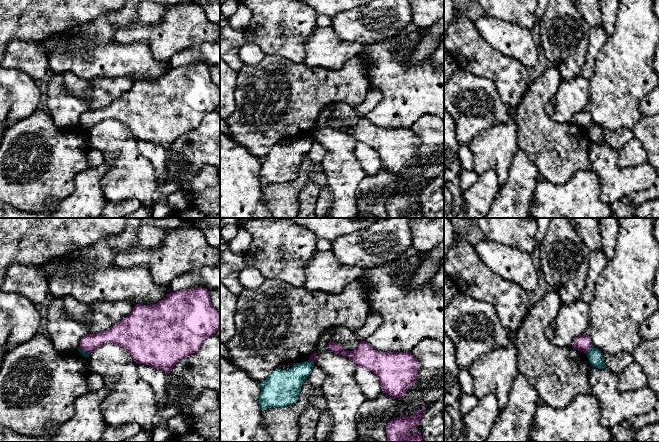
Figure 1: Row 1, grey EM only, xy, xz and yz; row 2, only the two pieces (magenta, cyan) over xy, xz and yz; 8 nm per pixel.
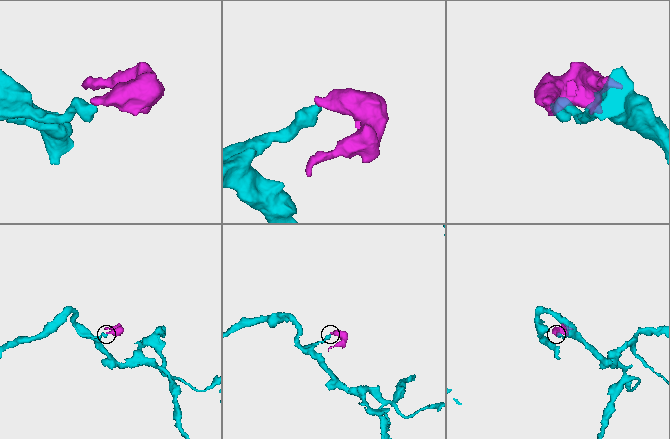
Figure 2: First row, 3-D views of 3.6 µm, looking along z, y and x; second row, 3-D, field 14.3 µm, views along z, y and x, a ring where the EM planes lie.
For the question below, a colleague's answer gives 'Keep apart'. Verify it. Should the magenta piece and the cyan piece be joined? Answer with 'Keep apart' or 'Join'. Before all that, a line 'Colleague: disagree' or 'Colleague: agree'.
Colleague: agree
Keep apart

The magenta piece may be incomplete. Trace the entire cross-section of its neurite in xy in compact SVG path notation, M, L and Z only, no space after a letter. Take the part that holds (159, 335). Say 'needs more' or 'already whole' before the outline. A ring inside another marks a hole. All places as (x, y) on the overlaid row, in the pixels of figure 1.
already whole | M194 288L170 292L162 301L154 305L136 304L124 319L108 330L85 335L80 342L79 348L87 353L91 353L103 344L116 344L127 350L137 364L150 365L169 374L180 359L197 352L202 343L208 337L215 335L219 328L220 314L211 303L209 291L206 288Z

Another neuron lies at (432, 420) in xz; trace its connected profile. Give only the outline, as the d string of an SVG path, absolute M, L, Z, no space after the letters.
M444 393L421 416L423 442L444 442Z

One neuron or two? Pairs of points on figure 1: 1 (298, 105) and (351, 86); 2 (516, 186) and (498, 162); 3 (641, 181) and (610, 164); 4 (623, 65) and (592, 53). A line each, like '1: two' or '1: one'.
1: one
2: two
3: one
4: two

